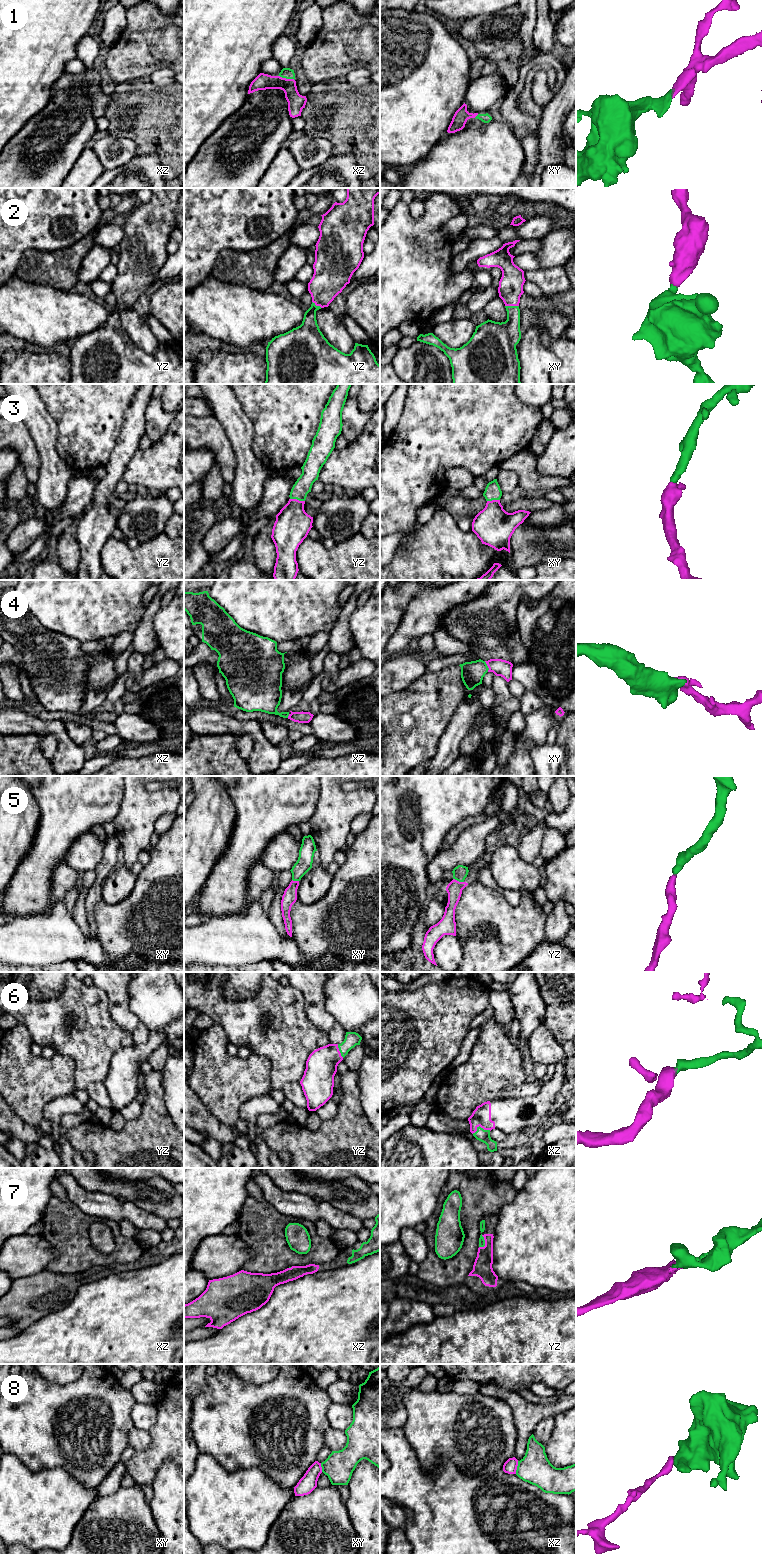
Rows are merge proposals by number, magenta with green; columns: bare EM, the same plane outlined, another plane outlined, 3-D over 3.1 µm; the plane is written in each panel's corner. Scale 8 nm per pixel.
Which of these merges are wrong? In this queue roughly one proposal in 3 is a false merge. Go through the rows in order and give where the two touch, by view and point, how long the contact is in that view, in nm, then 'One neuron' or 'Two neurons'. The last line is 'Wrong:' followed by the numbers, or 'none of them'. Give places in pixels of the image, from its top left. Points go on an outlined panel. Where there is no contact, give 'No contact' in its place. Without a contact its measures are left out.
1: Touches magenta at xz (285, 78). Shared border 140 nm. One neuron
2: Touches magenta at xy (512, 305). Shared border 110 nm. One neuron
3: Touches magenta at yz (296, 499). Shared border 120 nm. One neuron
4: Touches magenta at xy (487, 665). Shared border 90 nm. One neuron
5: Touches magenta at yz (458, 881). Shared border 90 nm. One neuron
6: Touches magenta at xz (480, 1126). Shared border 150 nm. One neuron
7: Touches magenta at yz (485, 1243). Shared border 110 nm. One neuron
8: Touches magenta at xz (516, 1467). Shared border 110 nm. Two neurons
Wrong: 8

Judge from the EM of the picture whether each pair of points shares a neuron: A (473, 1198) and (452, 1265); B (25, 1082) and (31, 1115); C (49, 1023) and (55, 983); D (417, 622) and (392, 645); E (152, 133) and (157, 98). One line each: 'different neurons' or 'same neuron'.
A: same neuron
B: same neuron
C: different neurons
D: same neuron
E: same neuron

